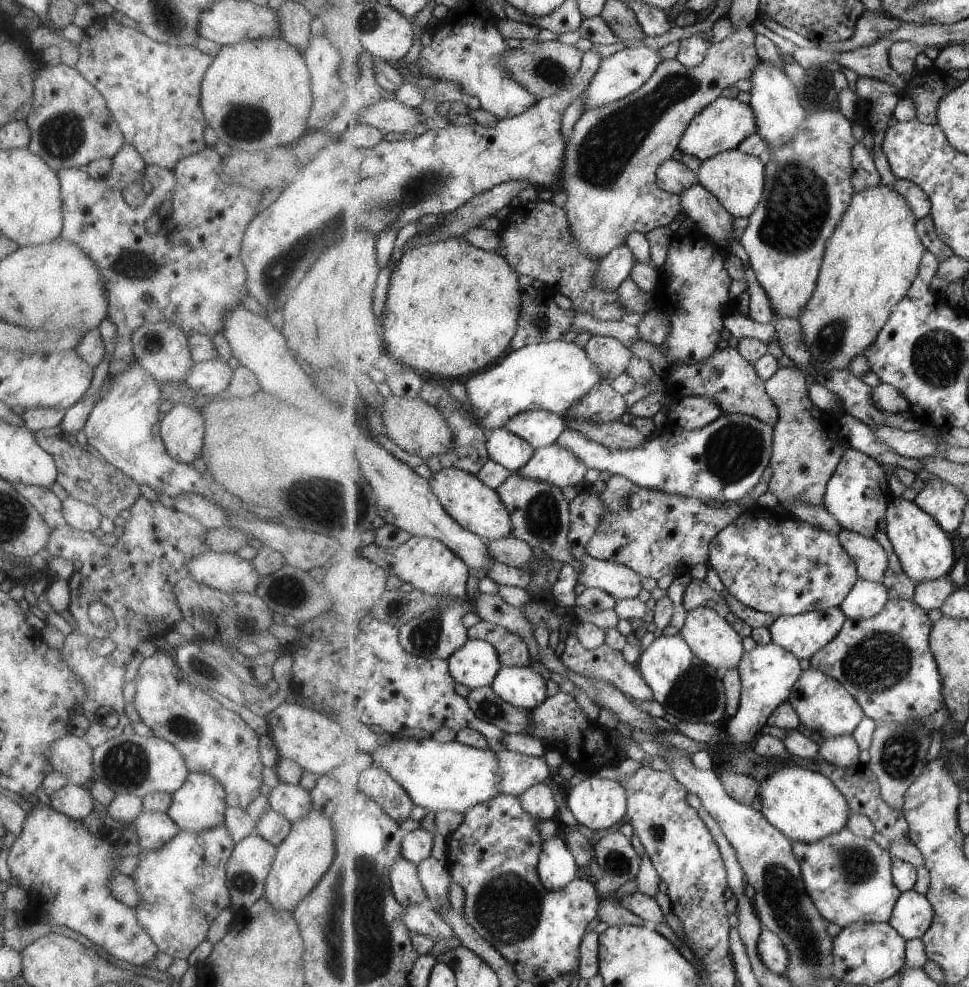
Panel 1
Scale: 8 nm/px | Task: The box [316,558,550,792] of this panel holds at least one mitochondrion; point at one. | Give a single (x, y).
(425, 637)

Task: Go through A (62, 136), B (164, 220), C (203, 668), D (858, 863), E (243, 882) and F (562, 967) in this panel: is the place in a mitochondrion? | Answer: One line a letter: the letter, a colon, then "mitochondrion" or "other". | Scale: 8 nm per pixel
A: mitochondrion
B: other
C: mitochondrion
D: mitochondrion
E: mitochondrion
F: other

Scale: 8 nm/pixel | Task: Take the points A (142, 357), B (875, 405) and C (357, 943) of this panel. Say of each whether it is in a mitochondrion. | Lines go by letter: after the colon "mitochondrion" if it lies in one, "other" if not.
A: other
B: other
C: mitochondrion

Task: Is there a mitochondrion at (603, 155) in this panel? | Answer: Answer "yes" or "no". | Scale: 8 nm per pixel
yes

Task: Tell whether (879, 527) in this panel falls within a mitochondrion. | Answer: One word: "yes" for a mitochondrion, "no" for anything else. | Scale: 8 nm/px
no

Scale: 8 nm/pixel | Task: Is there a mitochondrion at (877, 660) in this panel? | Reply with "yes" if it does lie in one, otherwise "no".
yes

